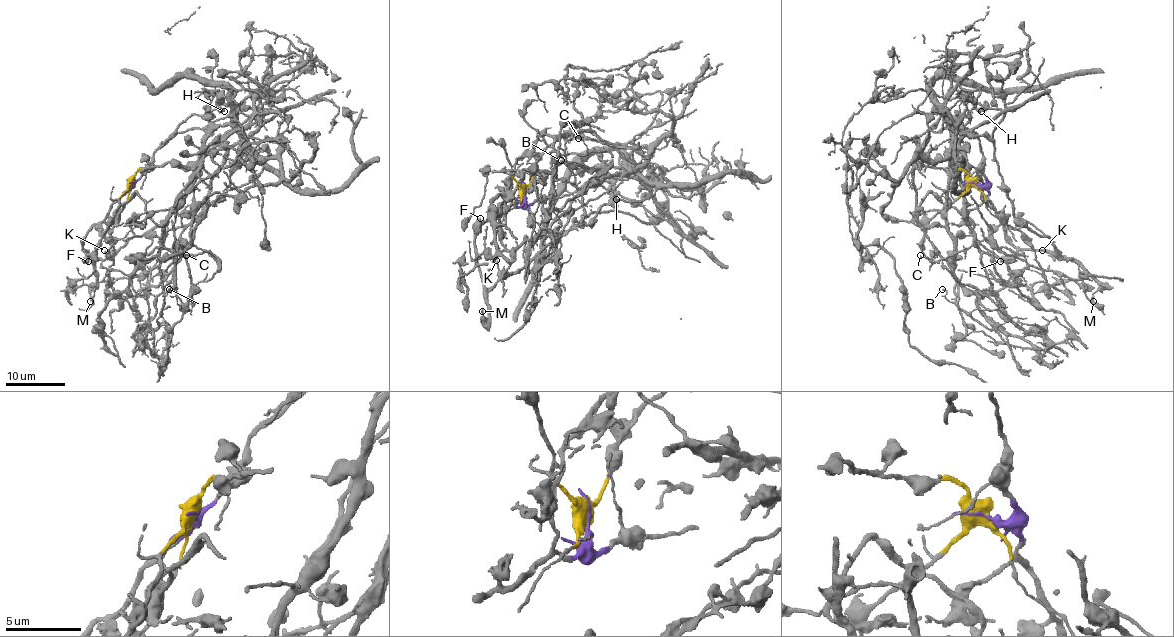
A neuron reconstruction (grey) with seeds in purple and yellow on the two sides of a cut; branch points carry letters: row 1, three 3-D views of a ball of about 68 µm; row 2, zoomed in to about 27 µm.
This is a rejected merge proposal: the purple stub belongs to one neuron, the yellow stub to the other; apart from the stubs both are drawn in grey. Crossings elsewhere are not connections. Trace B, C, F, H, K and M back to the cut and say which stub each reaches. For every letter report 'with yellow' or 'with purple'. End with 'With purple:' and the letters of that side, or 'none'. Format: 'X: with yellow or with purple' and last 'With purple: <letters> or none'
B: with yellow
C: with yellow
F: with purple
H: with yellow
K: with purple
M: with purple
With purple: F, K, M

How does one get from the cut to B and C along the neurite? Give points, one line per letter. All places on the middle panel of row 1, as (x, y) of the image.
B: (523, 189), (513, 177), (512, 169), (538, 136), (548, 135), (553, 139), (551, 170), (554, 176), (560, 160)
C: (523, 189), (512, 169), (538, 136), (548, 135), (553, 148), (562, 154), (584, 154), (587, 147), (578, 138)

